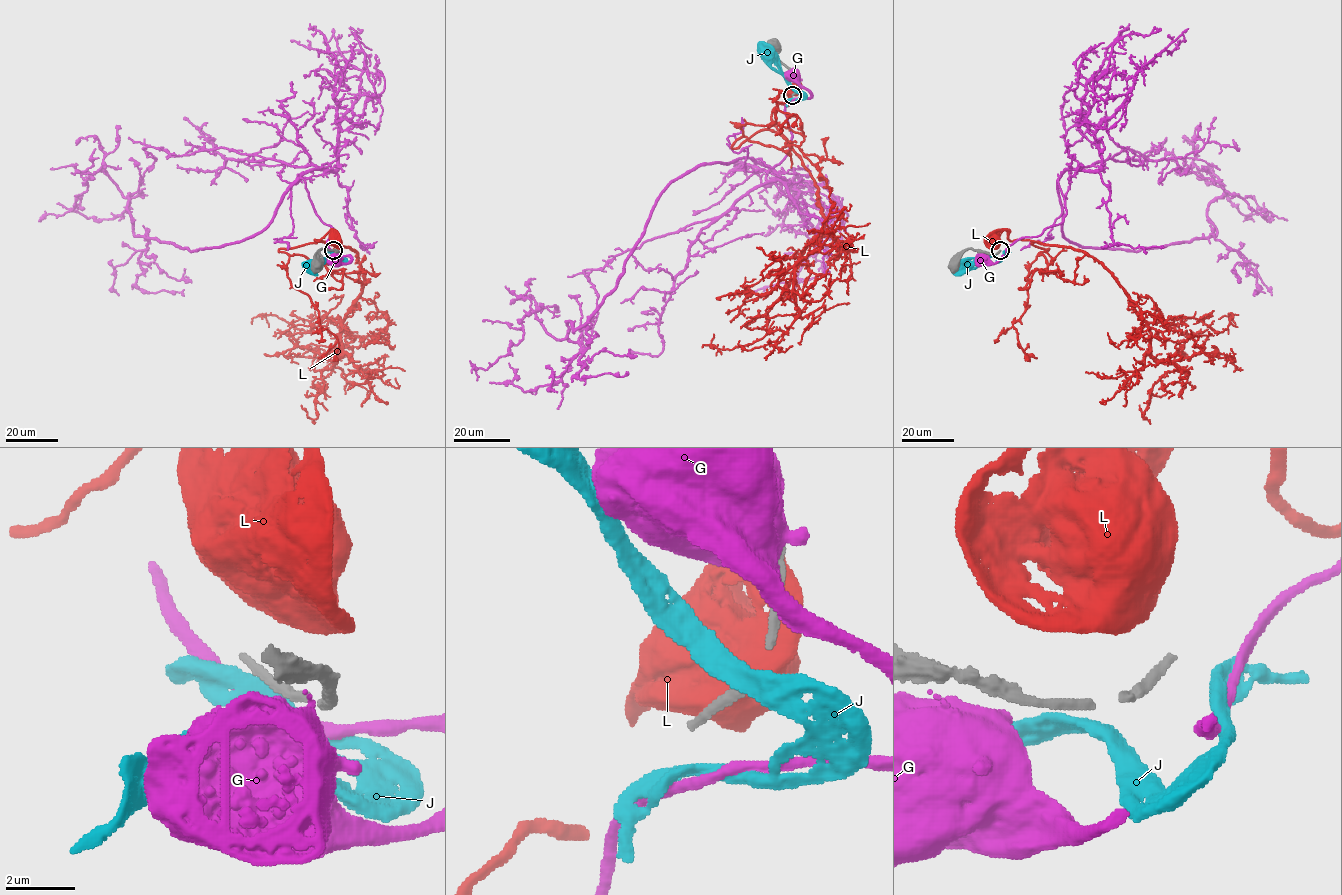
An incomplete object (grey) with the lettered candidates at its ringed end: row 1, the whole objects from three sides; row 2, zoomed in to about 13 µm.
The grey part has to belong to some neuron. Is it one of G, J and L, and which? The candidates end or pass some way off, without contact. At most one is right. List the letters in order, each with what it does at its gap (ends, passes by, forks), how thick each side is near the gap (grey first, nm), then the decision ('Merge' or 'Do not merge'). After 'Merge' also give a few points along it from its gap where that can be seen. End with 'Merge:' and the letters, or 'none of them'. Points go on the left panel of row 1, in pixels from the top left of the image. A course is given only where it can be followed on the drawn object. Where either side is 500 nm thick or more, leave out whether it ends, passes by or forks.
G: It passes by. Thickness 240 nm (grey) against 300 nm. Do not merge
J: It passes by. Thickness 240 nm (grey) against 440 nm. Do not merge
L: Thickness 240 nm (grey) against 850 nm. Do not merge
Merge: none of them

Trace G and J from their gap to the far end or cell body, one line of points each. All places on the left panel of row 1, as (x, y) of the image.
G: (333, 251), (348, 255), (351, 260), (340, 263), (336, 259)
J: (333, 251), (342, 260), (330, 255), (309, 266)

